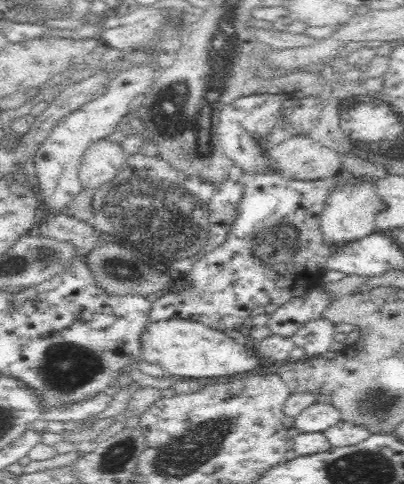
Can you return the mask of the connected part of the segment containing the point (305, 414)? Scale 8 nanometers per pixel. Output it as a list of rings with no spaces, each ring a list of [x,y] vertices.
[[[314,403],[312,406],[305,408],[294,419],[294,428],[298,432],[293,434],[300,434],[300,432],[324,432],[331,426],[338,424],[341,420],[341,414],[335,406]]]

